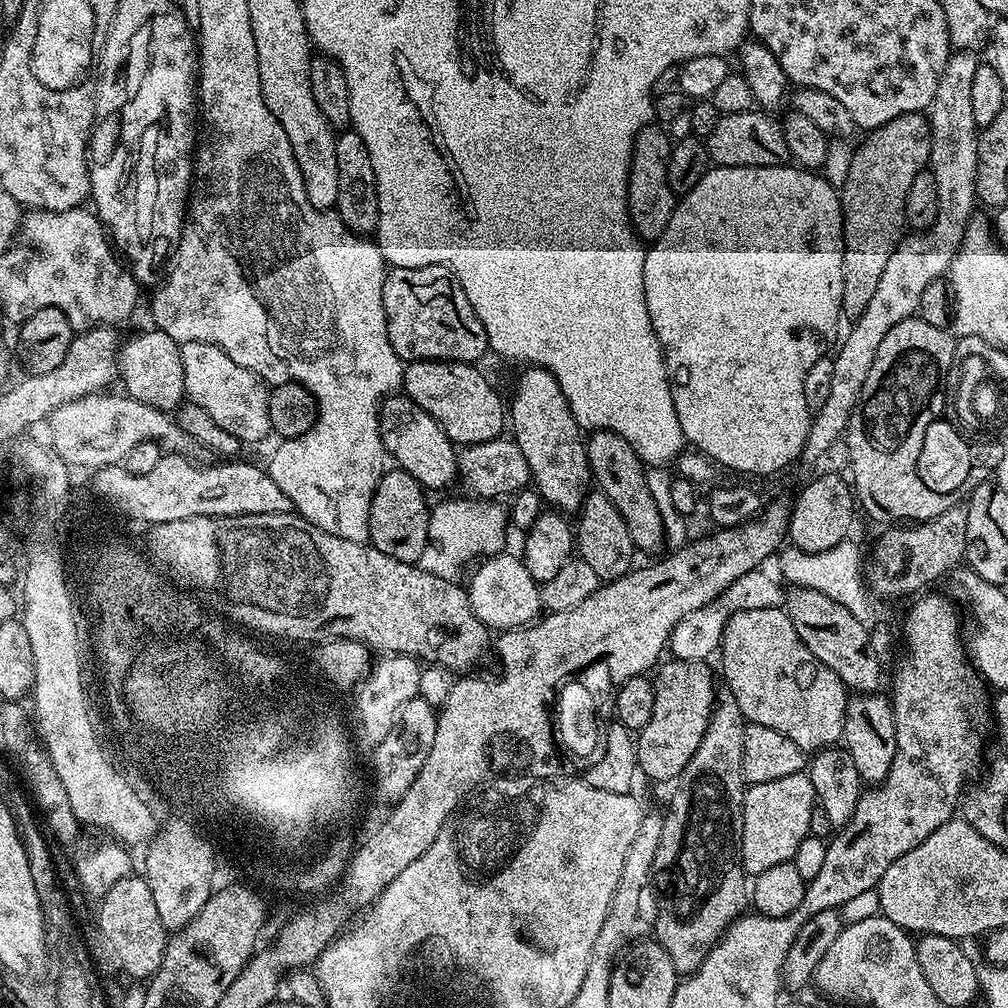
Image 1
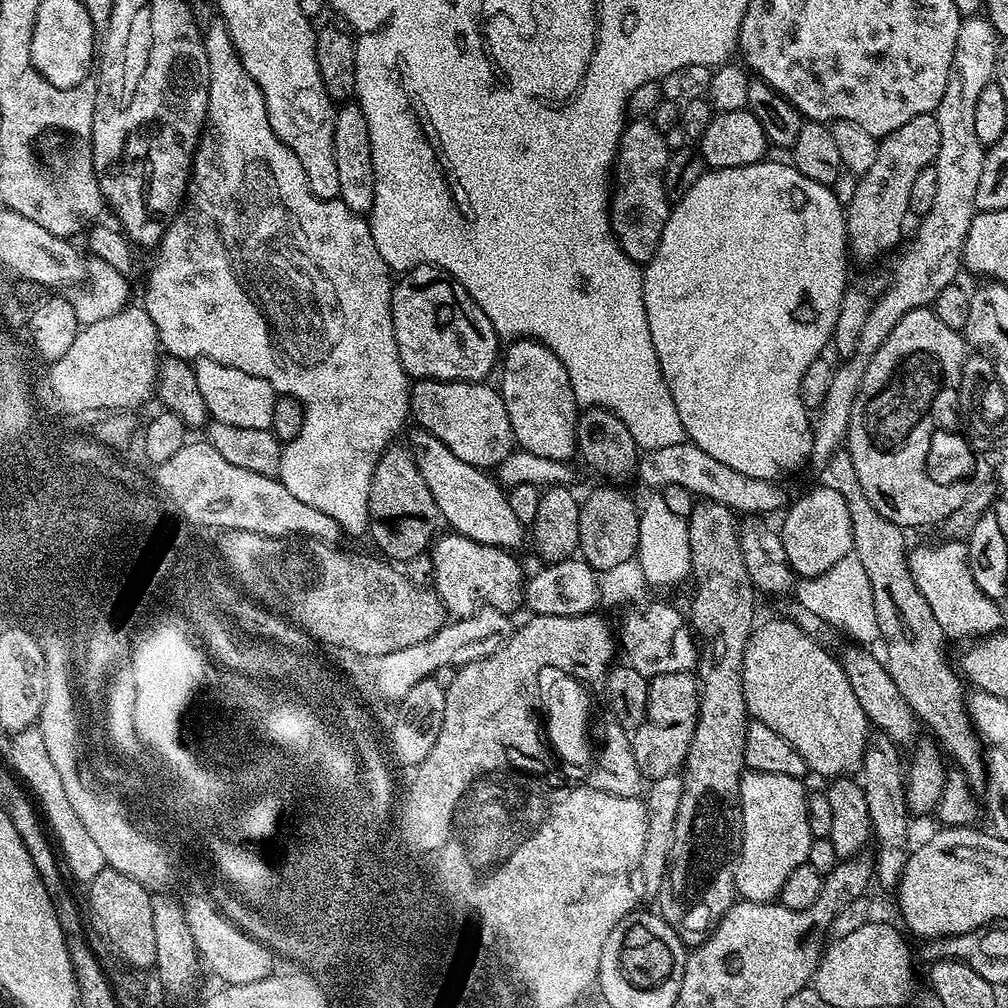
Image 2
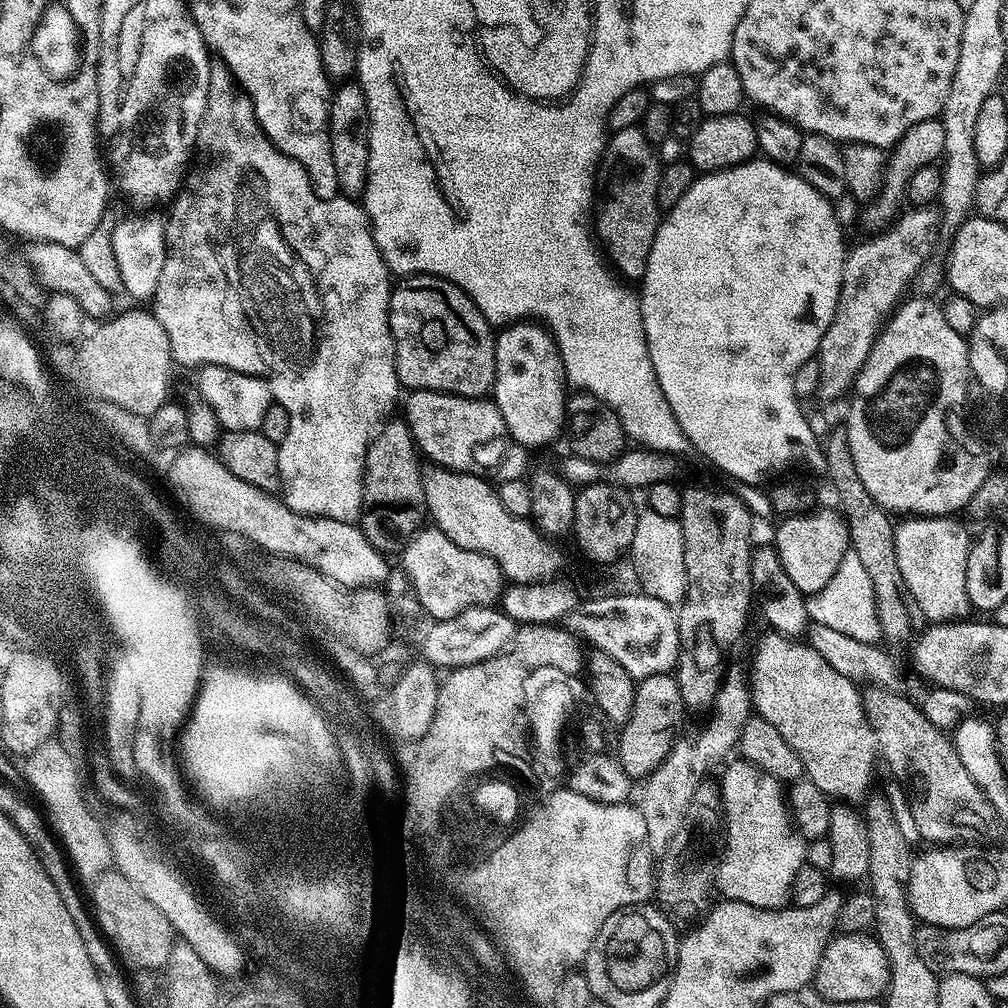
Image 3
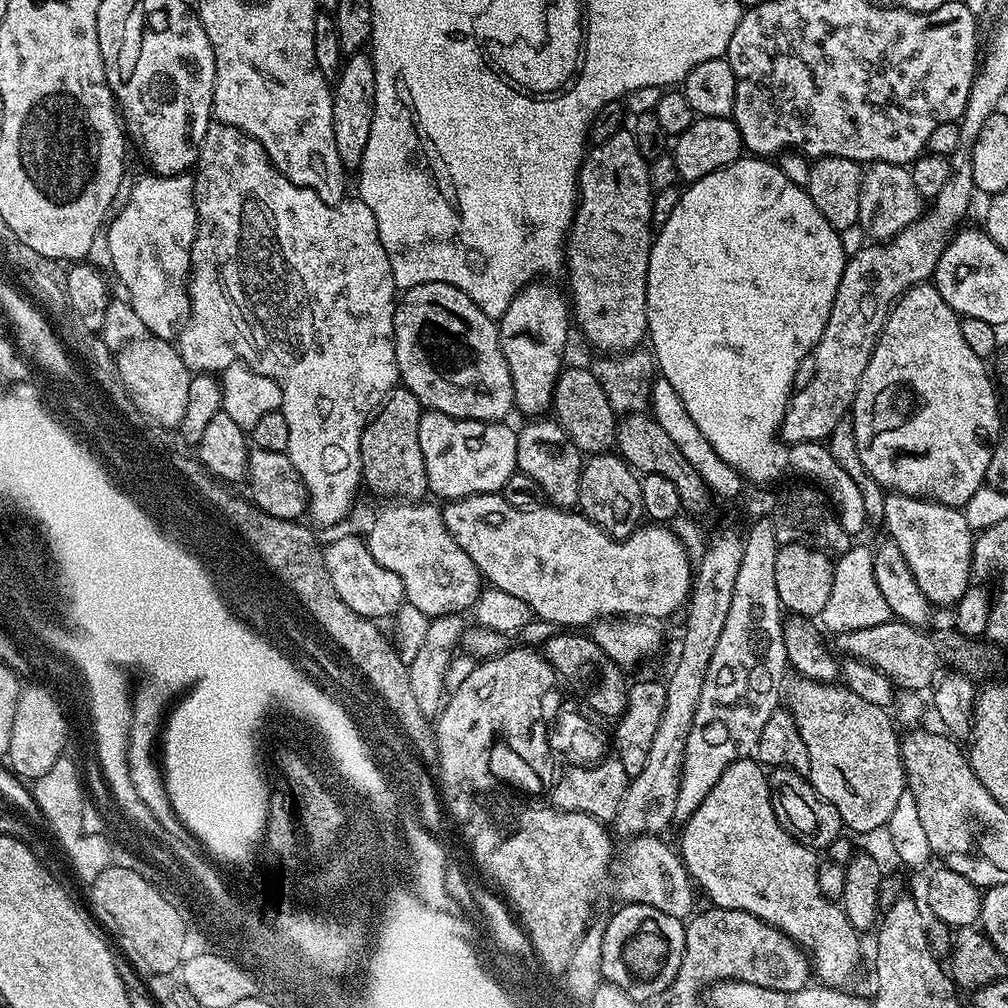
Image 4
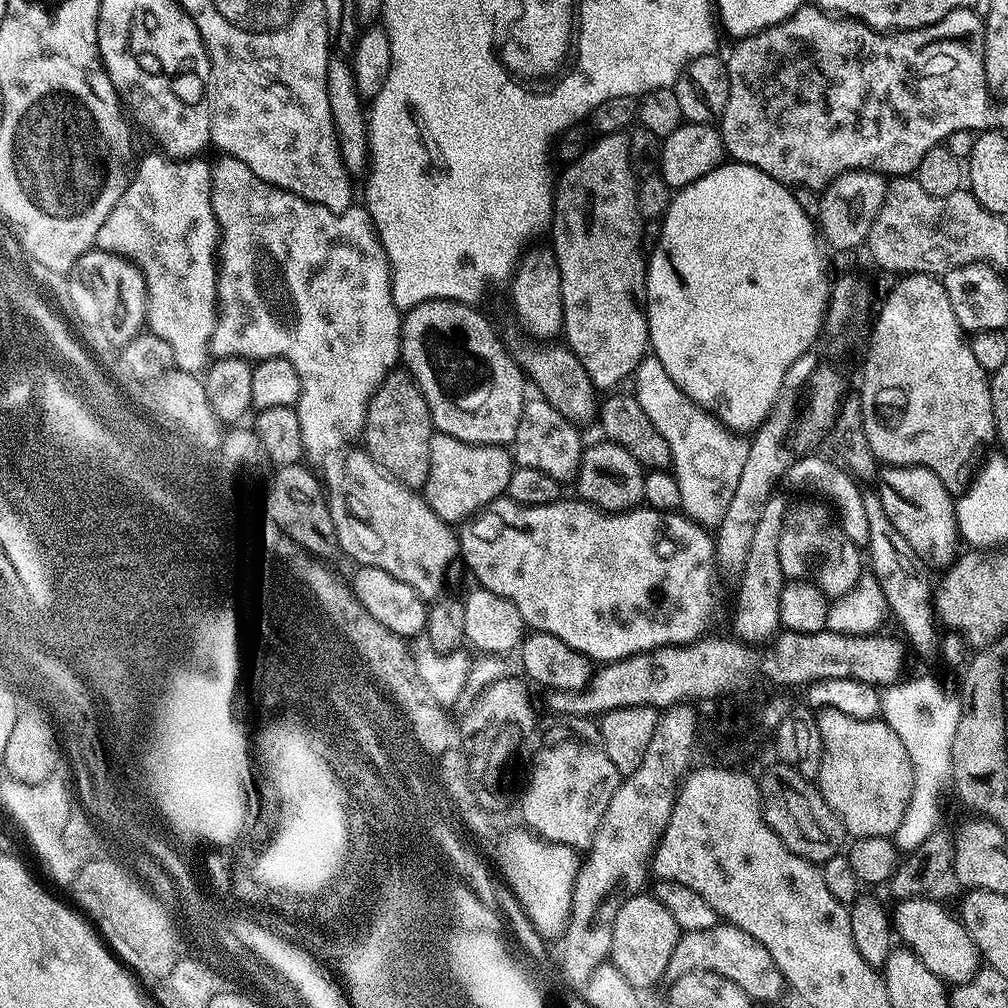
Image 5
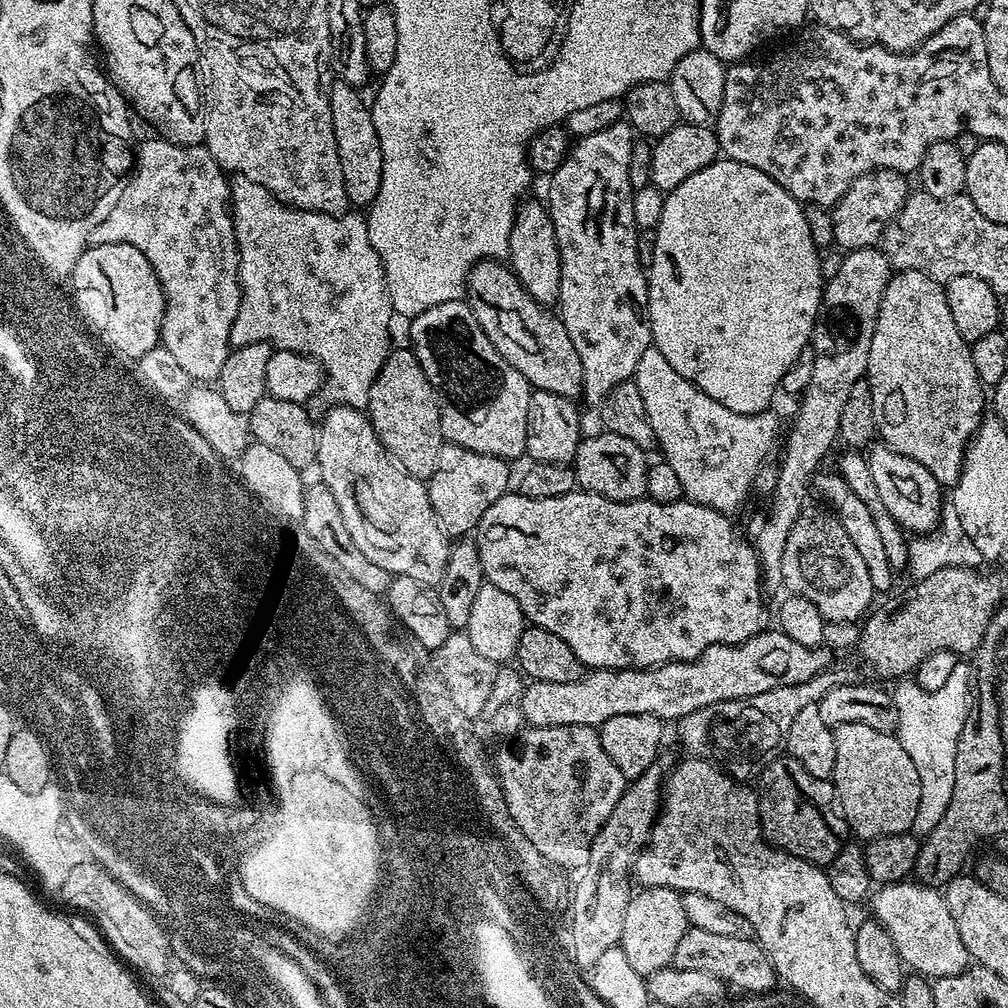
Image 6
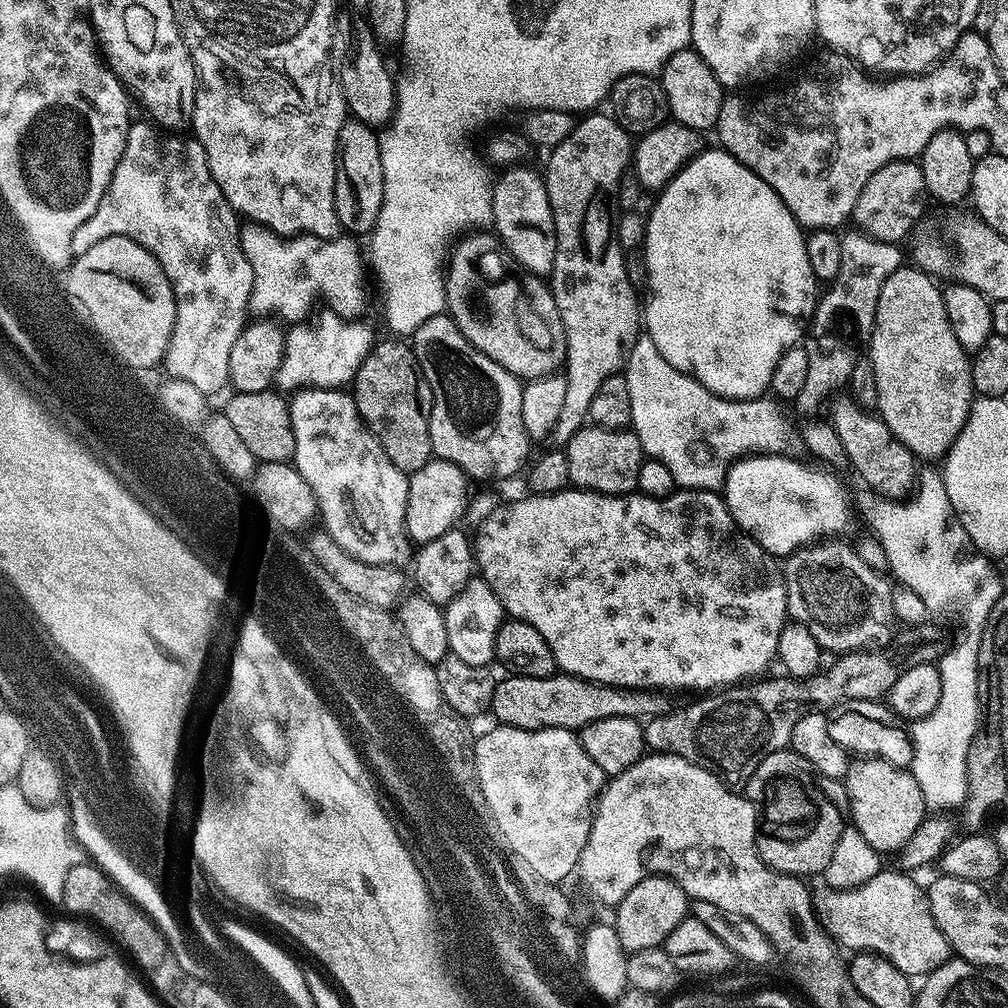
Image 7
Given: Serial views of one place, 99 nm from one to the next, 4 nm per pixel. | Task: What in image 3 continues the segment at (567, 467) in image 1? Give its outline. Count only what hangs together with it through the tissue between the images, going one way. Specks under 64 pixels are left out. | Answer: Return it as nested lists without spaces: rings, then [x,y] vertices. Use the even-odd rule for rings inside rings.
[[[513,322],[507,326],[501,327],[495,333],[496,337],[496,381],[492,384],[490,393],[491,399],[498,406],[502,418],[508,427],[508,435],[513,441],[516,440],[524,448],[540,448],[543,444],[548,444],[551,440],[556,440],[566,428],[566,373],[564,371],[564,359],[560,357],[560,348],[556,345],[556,339],[552,336],[551,331],[540,322]]]

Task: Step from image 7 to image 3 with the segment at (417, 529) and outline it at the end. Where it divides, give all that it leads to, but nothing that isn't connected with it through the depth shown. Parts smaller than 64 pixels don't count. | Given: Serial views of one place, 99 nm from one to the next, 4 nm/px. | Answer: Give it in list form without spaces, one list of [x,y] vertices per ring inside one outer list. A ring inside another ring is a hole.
[[[412,390],[403,397],[402,419],[412,431],[416,439],[416,447],[425,457],[429,456],[433,465],[448,469],[451,472],[471,472],[473,474],[488,474],[491,468],[496,468],[504,460],[508,452],[510,437],[508,427],[491,399],[475,398],[473,396],[451,396],[445,392],[434,390]]]

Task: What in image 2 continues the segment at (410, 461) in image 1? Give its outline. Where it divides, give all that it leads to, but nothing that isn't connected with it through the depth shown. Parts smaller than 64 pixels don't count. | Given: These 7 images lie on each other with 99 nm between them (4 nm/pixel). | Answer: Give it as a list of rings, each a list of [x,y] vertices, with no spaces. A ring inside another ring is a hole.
[[[416,430],[410,447],[422,479],[426,481],[426,486],[430,486],[430,494],[434,494],[434,502],[443,523],[448,523],[455,535],[505,550],[515,549],[515,544],[523,536],[525,539],[525,525],[514,518],[505,489],[493,477],[492,481],[487,471],[462,462],[462,458],[458,458],[458,454],[453,454],[444,443],[434,438],[434,434],[423,430]]]

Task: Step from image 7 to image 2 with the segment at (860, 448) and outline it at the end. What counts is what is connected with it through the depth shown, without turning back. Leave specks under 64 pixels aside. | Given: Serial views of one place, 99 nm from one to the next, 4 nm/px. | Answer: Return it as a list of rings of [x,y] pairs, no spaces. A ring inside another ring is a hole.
[[[951,538],[941,541],[941,544],[920,544],[917,548],[915,545],[908,553],[908,565],[922,598],[926,598],[945,637],[949,641],[967,641],[969,638],[987,638],[1001,631],[1005,627],[1001,605],[978,590],[978,582],[974,582],[974,574],[970,574],[967,543]]]

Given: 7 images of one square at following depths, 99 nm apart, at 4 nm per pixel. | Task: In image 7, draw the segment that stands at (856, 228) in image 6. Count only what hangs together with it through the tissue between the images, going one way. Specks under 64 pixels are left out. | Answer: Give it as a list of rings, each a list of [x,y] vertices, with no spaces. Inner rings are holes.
[[[892,160],[871,176],[866,186],[862,186],[851,219],[856,220],[855,227],[867,236],[896,244],[915,226],[924,212],[924,203],[929,200],[926,178],[922,178],[919,163],[916,160]]]

